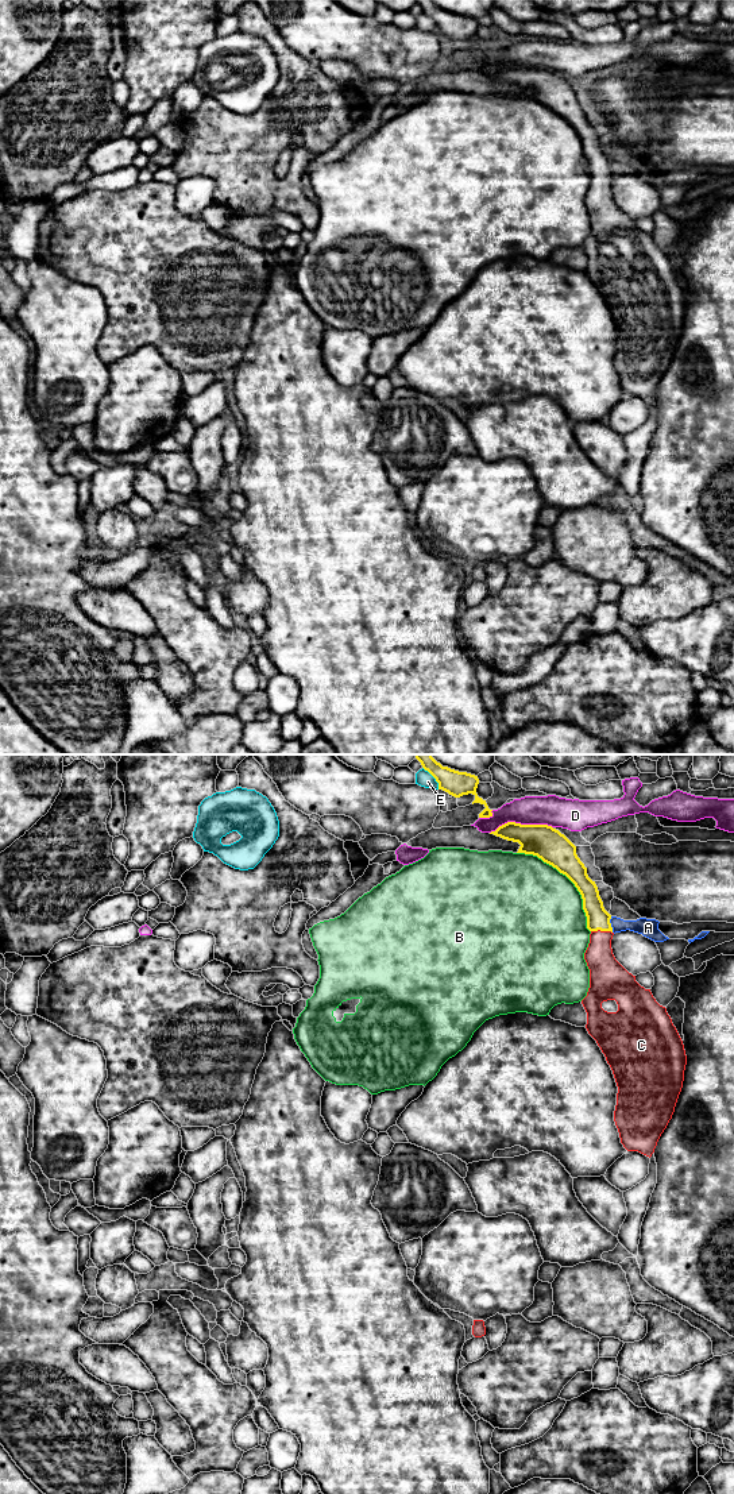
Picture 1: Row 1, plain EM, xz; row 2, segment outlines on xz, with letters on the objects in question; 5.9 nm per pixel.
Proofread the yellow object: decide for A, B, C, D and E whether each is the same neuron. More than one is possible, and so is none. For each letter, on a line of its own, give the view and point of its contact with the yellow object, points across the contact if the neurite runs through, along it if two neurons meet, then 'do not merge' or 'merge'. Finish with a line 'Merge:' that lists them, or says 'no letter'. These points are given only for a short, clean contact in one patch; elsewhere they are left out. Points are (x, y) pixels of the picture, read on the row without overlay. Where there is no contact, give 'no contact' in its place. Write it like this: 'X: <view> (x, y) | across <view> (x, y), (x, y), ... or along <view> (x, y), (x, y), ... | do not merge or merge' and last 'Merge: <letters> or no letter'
A: xz (610, 169) | do not merge
B: xz (570, 123) | do not merge
C: xz (602, 174) | merge
D: xz (521, 69) | do not merge
E: xz (433, 20) | do not merge
Merge: C

